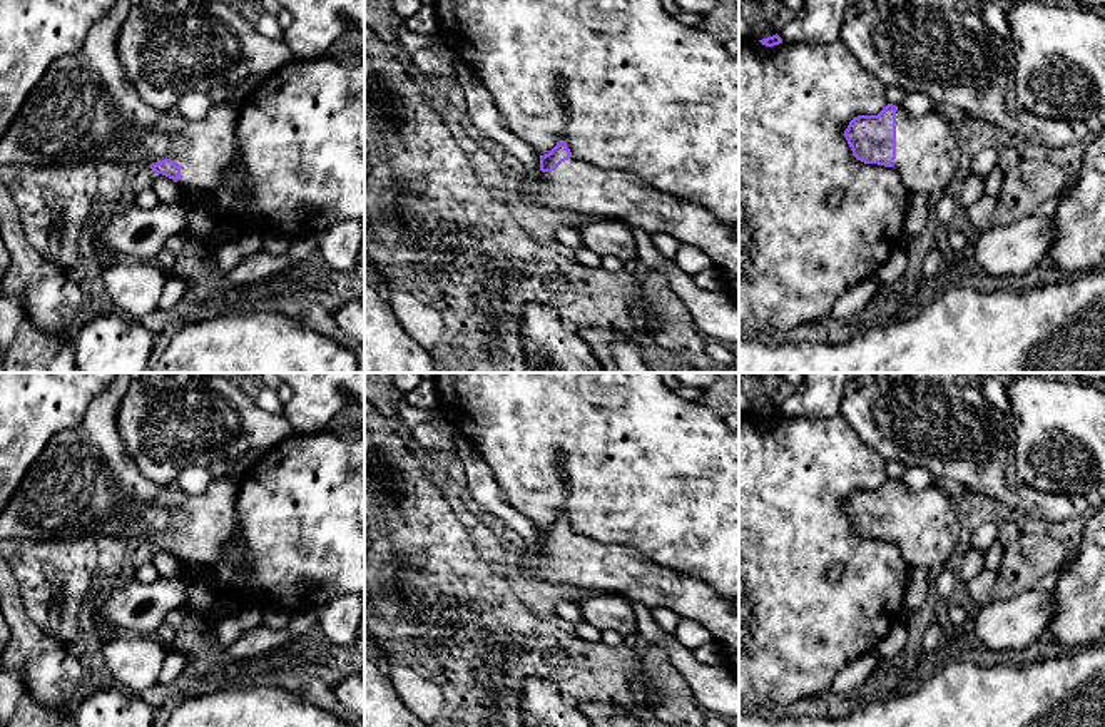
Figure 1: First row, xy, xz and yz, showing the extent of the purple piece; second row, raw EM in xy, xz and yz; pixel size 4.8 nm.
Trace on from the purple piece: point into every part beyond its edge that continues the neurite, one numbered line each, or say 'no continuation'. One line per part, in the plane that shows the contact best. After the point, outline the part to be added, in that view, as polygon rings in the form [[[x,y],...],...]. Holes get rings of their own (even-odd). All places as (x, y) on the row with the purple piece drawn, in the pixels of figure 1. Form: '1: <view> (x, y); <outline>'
1: yz (928, 154); [[[901,107],[896,110],[894,169],[911,194],[940,197],[946,192],[960,165],[956,119],[933,109],[913,117]]]

